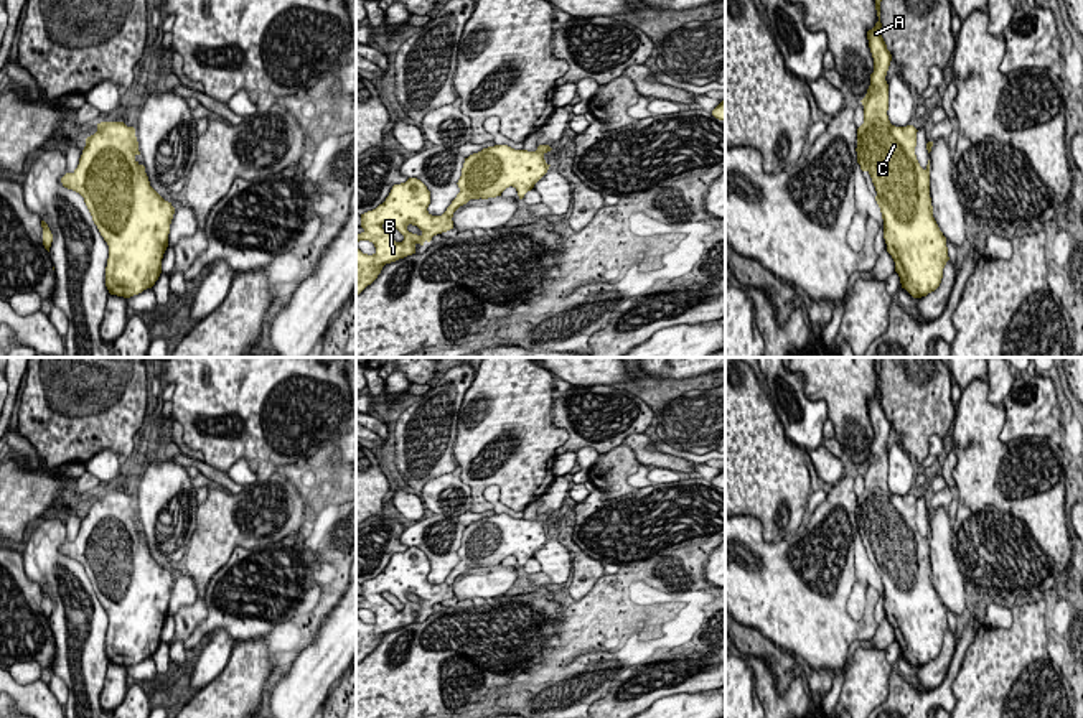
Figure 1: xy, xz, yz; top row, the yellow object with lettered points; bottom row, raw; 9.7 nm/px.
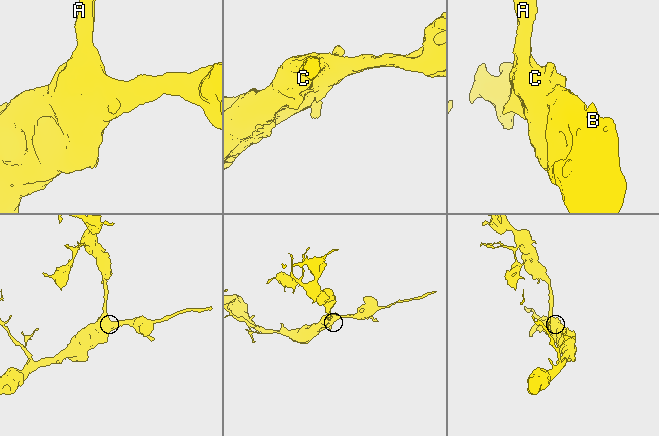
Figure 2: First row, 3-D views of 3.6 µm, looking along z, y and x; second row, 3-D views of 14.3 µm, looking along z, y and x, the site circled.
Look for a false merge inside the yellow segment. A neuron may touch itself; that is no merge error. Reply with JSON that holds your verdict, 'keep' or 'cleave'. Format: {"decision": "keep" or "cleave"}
{"decision": "keep"}

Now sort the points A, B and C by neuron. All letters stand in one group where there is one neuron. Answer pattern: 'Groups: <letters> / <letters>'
Groups: A B C

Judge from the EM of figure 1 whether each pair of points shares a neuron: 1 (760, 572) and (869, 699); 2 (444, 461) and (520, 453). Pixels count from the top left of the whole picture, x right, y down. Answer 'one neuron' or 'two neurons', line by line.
1: two neurons
2: two neurons

